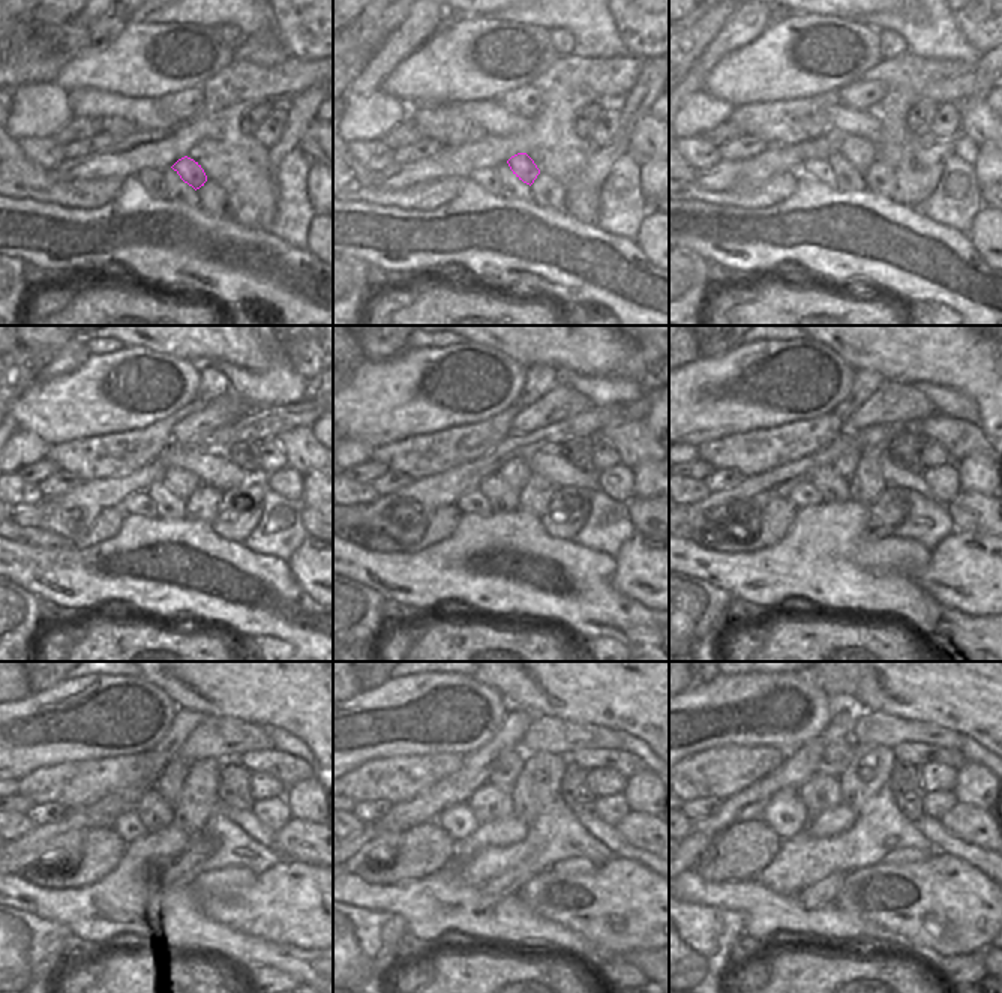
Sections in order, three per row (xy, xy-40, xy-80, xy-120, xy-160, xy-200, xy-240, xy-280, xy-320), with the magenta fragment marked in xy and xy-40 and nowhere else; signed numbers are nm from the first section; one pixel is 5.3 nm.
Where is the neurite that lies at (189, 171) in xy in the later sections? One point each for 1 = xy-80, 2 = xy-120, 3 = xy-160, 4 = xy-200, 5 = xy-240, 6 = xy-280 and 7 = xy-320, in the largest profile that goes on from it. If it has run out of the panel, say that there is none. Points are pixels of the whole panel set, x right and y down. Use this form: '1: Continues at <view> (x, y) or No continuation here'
1: Continues at xy-80 (860, 153)
2: Continues at xy-120 (180, 482)
3: Continues at xy-160 (515, 473)
4: Continues at xy-200 (845, 465)
5: Continues at xy-240 (170, 782)
6: Continues at xy-280 (507, 767)
7: Continues at xy-320 (837, 741)

